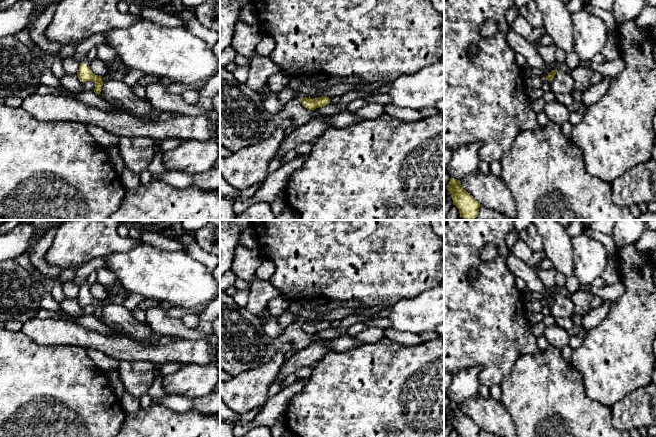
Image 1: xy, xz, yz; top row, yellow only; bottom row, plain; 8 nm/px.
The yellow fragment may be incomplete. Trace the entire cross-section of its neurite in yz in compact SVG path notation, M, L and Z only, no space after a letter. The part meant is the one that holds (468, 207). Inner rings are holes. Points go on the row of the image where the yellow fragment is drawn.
M451 178L448 191L451 193L453 205L459 209L460 216L465 220L474 220L481 204L462 187L460 180Z

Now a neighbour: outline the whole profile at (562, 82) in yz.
M558 70L554 76L554 78L549 81L550 90L554 94L565 94L572 93L574 89L574 80L571 73L565 73Z

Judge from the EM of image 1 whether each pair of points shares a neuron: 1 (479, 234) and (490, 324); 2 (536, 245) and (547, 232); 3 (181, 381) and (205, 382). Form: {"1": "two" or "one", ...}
{"1": "one", "2": "two", "3": "one"}

